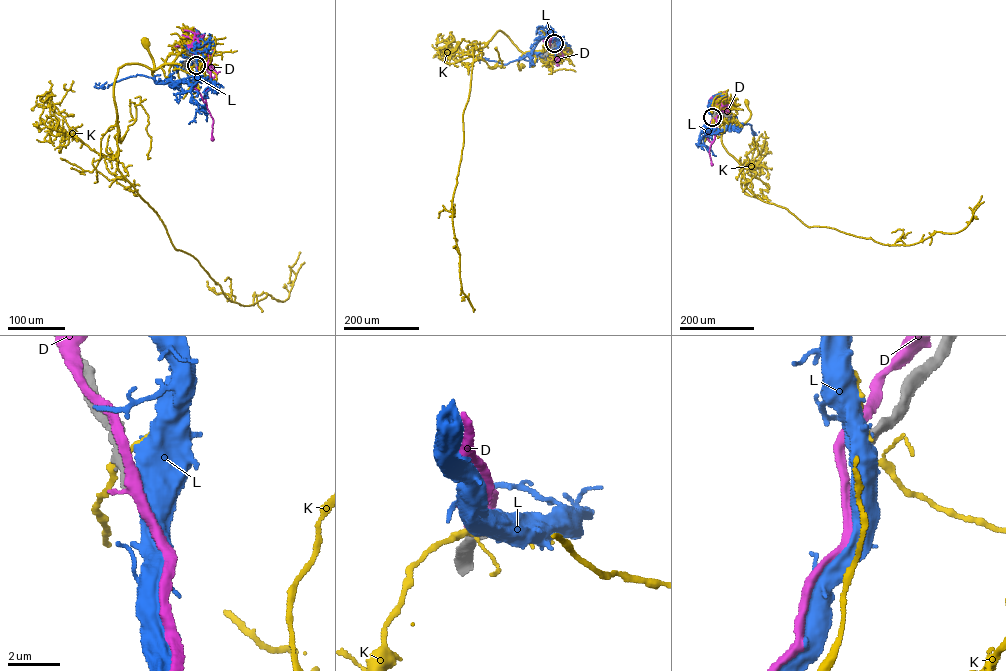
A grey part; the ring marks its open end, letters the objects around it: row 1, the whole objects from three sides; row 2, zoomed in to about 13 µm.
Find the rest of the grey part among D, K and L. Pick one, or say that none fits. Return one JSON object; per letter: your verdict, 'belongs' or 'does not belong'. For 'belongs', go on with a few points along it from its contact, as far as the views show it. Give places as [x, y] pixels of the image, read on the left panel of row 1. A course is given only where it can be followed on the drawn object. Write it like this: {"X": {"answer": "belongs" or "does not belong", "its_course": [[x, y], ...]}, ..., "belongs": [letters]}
{"D": {"answer": "does not belong"}, "K": {"answer": "does not belong"}, "L": {"answer": "does not belong"}, "belongs": []}

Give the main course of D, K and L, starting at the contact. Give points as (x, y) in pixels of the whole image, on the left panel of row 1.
D: (196, 65), (199, 79), (194, 88), (212, 118), (212, 139)
K: (195, 65), (200, 69), (174, 63), (162, 64), (154, 69), (152, 75), (153, 60), (146, 43)
L: (196, 65), (199, 76), (173, 83), (155, 83), (151, 78), (137, 74), (104, 88), (94, 87), (96, 84)

